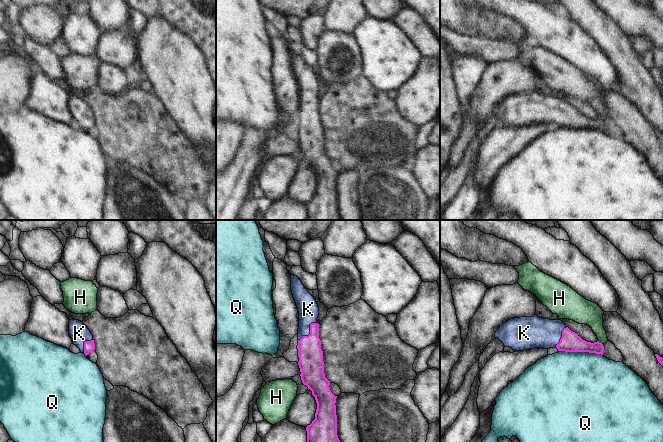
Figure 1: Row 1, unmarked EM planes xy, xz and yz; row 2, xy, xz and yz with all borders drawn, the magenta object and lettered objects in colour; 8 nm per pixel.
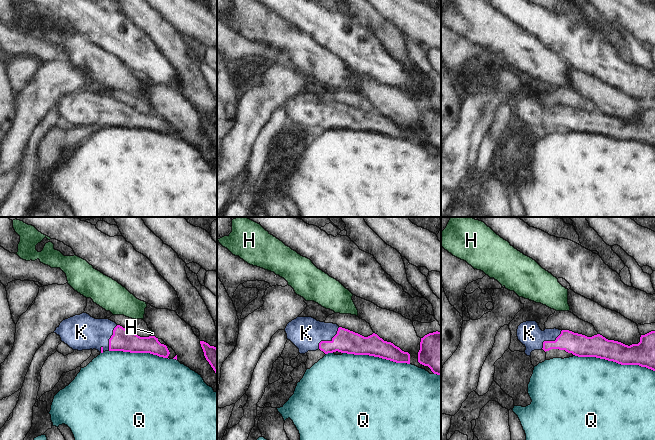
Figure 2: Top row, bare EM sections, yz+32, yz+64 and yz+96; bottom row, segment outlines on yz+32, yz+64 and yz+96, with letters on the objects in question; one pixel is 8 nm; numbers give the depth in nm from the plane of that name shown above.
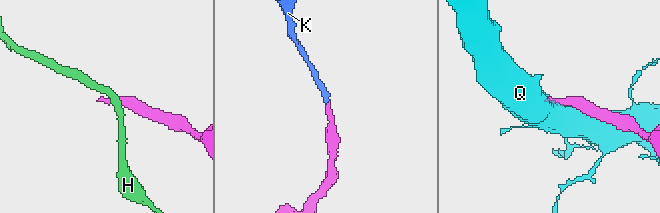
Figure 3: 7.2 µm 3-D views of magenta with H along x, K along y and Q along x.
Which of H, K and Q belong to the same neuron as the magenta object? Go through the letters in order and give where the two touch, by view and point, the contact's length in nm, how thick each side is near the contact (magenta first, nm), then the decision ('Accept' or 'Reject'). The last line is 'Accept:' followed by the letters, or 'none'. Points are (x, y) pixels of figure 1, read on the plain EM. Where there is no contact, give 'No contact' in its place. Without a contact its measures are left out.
H: Touches magenta at yz (600, 118). Shared border 50 nm. Thickness 160 nm (magenta) against 180 nm. Reject
K: Touches magenta at xz (310, 107). Shared border 220 nm. Thickness 200 nm (magenta) against 170 nm. Accept
Q: Touches magenta at yz (581, 127). Shared border 360 nm. Thickness 160 nm (magenta) against 500 nm. Reject
Accept: K

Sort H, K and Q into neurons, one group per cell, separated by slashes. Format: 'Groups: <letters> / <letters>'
Groups: H / K / Q

